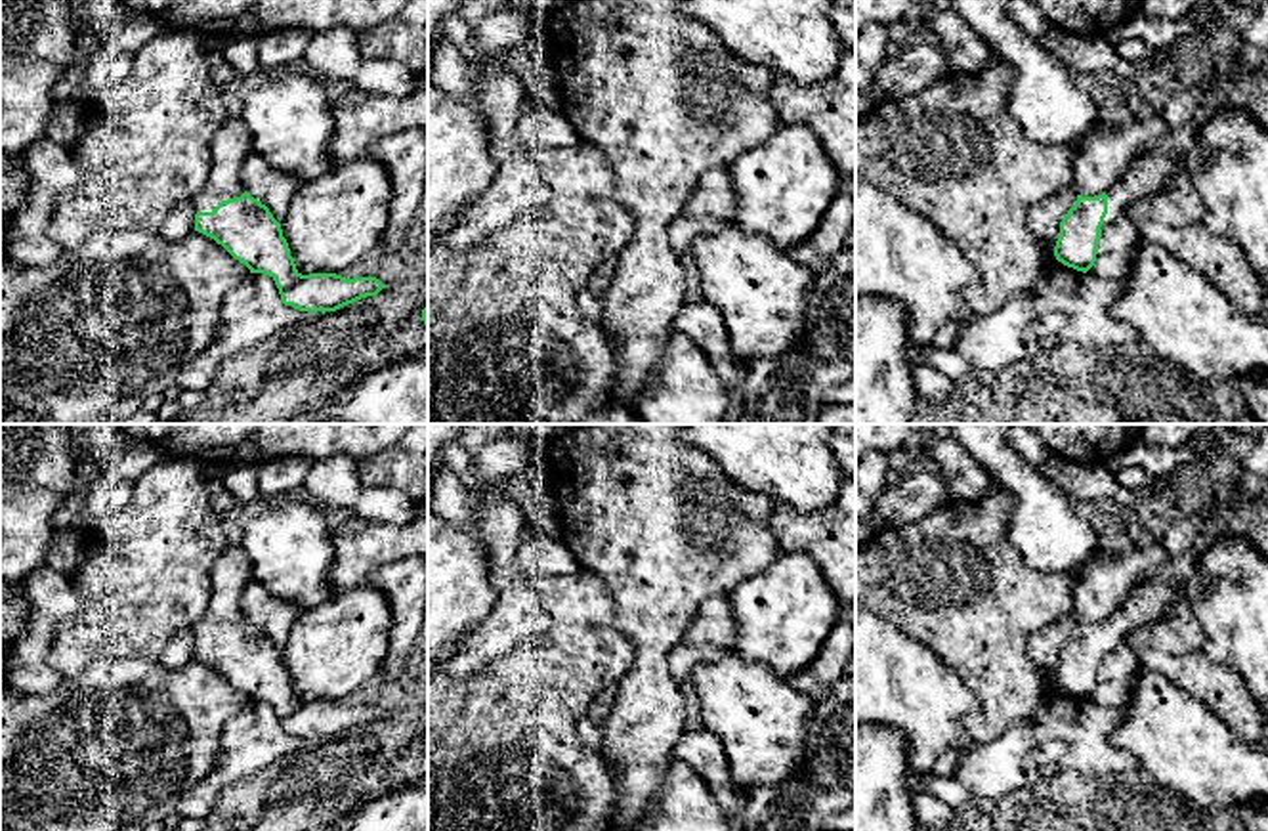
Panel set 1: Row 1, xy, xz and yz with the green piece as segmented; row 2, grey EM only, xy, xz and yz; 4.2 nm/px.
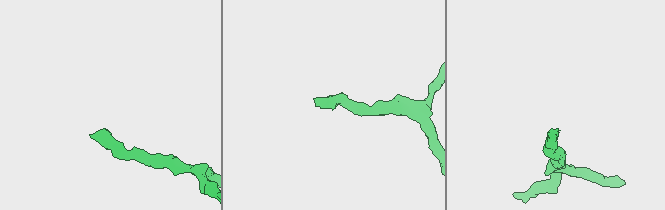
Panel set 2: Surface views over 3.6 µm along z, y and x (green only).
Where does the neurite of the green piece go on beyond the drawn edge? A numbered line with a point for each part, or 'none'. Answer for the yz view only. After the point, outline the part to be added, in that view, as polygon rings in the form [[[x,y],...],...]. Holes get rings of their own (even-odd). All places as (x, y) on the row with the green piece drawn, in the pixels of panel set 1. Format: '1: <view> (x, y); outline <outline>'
1: yz (1148, 174); outline [[[1159,153],[1136,157],[1108,187],[1108,214],[1100,229],[1104,231],[1121,212],[1129,212],[1134,202],[1171,189],[1178,172],[1188,172],[1186,157],[1173,159]]]

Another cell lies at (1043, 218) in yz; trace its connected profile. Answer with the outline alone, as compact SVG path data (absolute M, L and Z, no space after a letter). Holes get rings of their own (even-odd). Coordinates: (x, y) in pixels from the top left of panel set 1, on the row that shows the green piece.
M1066 187L1058 193L1041 199L1029 208L1027 227L1037 239L1037 243L1041 241L1054 250L1060 235L1060 222L1075 204L1077 195L1077 187Z

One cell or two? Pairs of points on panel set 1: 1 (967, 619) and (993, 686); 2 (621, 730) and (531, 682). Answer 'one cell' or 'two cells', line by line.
1: one cell
2: two cells

